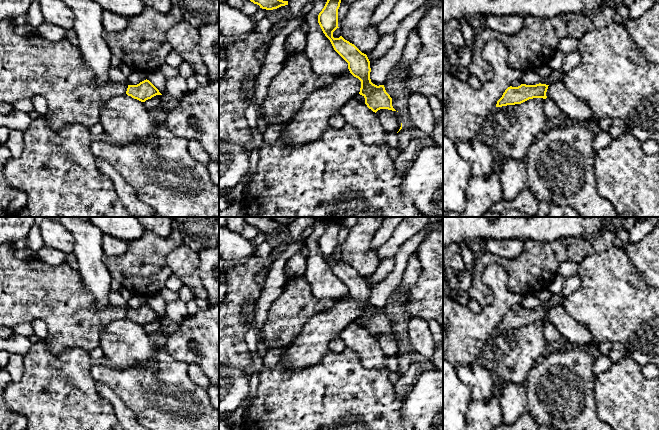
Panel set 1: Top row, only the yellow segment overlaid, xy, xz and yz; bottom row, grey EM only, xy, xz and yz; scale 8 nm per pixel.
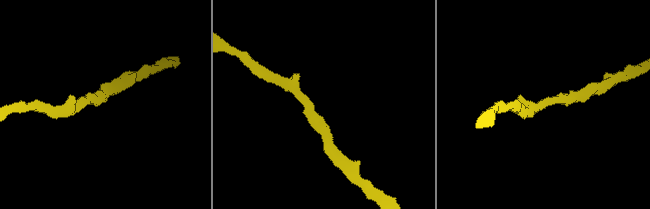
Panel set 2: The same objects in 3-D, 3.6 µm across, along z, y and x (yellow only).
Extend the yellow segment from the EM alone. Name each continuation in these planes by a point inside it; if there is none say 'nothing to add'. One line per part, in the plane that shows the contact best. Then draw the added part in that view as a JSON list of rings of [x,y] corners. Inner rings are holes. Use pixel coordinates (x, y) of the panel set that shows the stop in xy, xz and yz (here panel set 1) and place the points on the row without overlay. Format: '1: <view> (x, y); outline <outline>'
nothing to add

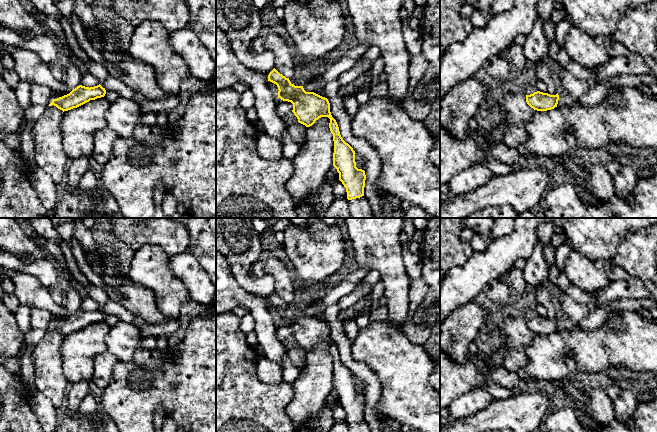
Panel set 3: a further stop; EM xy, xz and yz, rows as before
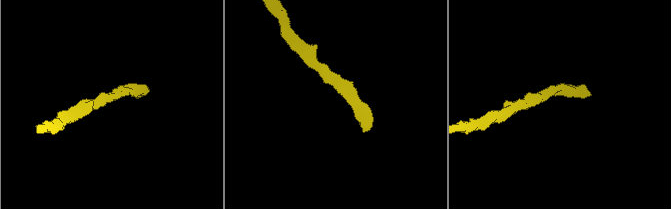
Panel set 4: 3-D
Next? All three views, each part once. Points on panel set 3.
1: xz (362, 426); outline [[[366,421],[349,424],[348,432],[370,432],[369,426]]]

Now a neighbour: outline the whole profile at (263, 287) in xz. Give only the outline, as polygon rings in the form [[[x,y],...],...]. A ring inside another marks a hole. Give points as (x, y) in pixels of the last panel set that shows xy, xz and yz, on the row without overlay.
[[[216,218],[216,250],[225,257],[239,285],[268,301],[274,293],[275,281],[271,275],[252,277],[252,266],[260,260],[262,245],[260,234],[254,229],[252,218]]]

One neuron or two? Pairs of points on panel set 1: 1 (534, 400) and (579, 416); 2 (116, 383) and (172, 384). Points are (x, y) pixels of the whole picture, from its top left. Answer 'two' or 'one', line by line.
1: one
2: one

